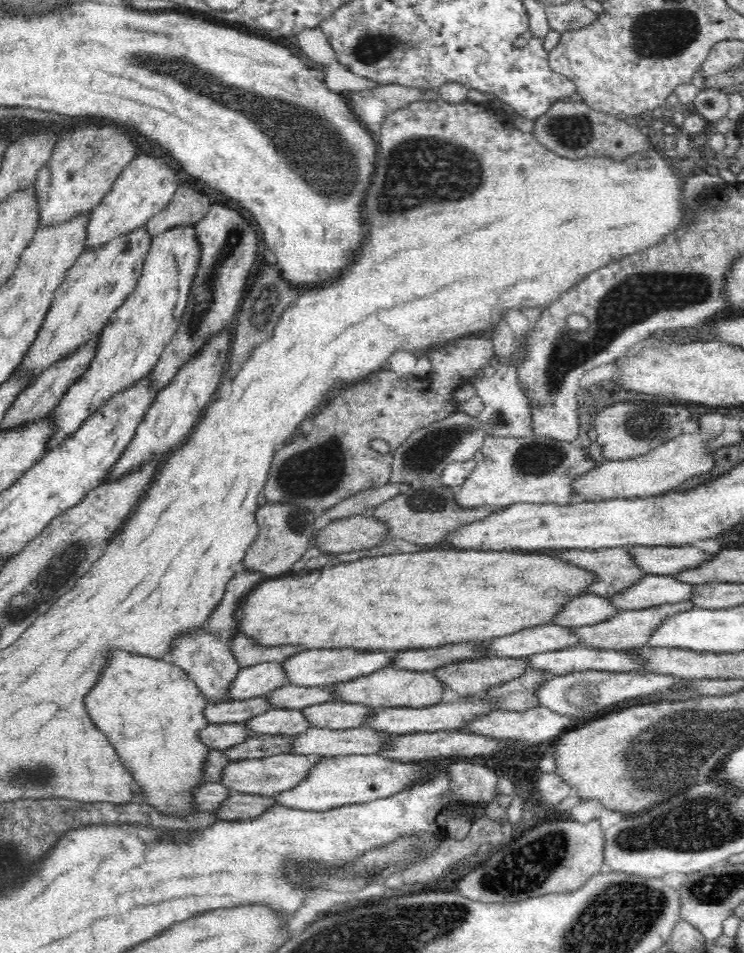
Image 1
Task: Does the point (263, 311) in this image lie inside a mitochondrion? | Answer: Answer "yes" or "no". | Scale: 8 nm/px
yes

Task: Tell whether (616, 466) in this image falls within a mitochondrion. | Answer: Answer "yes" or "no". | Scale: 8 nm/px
no

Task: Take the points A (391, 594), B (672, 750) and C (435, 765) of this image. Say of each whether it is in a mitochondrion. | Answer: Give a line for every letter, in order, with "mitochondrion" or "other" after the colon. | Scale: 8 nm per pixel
A: other
B: mitochondrion
C: other

